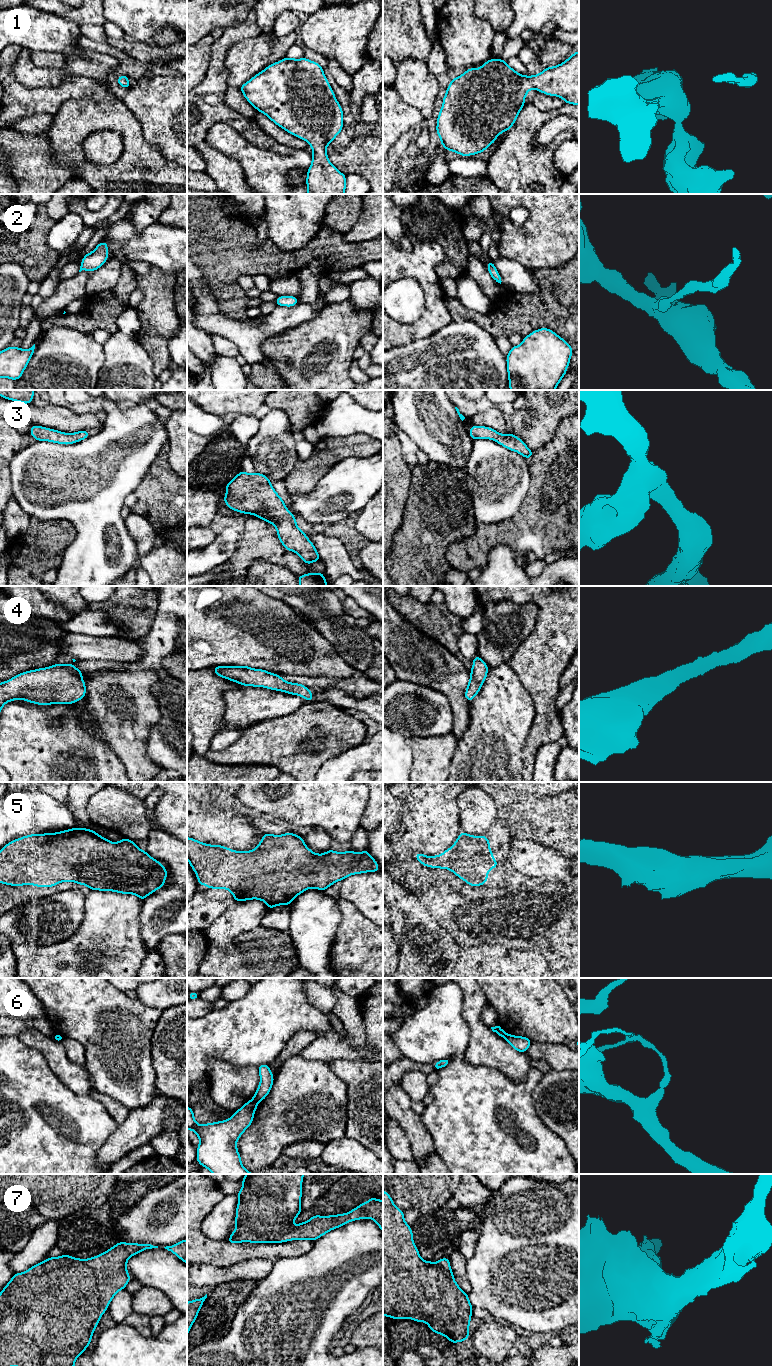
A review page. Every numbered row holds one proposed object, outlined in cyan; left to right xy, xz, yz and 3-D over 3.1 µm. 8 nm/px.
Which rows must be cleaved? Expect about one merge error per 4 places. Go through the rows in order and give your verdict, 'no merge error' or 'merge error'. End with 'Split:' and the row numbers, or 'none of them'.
1: no merge error
2: no merge error
3: no merge error
4: no merge error
5: no merge error
6: merge error
7: no merge error
Split: 6

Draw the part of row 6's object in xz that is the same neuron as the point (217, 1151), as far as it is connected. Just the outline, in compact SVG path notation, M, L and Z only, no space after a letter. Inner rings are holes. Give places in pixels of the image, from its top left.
M250 1100L227 1120L199 1125L187 1106L187 1130L193 1130L200 1140L196 1161L213 1174L253 1174L243 1167L236 1143L252 1124L257 1107Z

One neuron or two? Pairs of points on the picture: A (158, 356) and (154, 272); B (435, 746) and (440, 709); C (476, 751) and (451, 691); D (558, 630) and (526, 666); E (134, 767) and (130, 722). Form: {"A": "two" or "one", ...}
{"A": "one", "B": "two", "C": "two", "D": "one", "E": "one"}

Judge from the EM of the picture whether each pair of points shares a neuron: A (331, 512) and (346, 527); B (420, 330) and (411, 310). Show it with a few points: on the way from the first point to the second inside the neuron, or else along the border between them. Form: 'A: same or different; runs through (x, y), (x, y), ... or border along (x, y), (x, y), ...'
A: different; border along (359, 511), (354, 511), (344, 519), (329, 525)
B: different; border along (425, 298), (415, 321), (393, 319)

